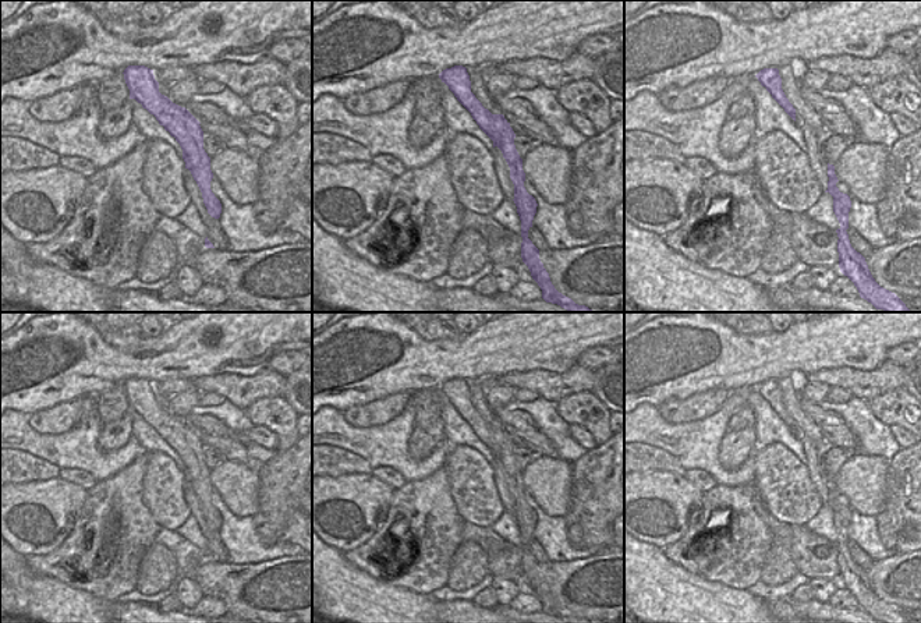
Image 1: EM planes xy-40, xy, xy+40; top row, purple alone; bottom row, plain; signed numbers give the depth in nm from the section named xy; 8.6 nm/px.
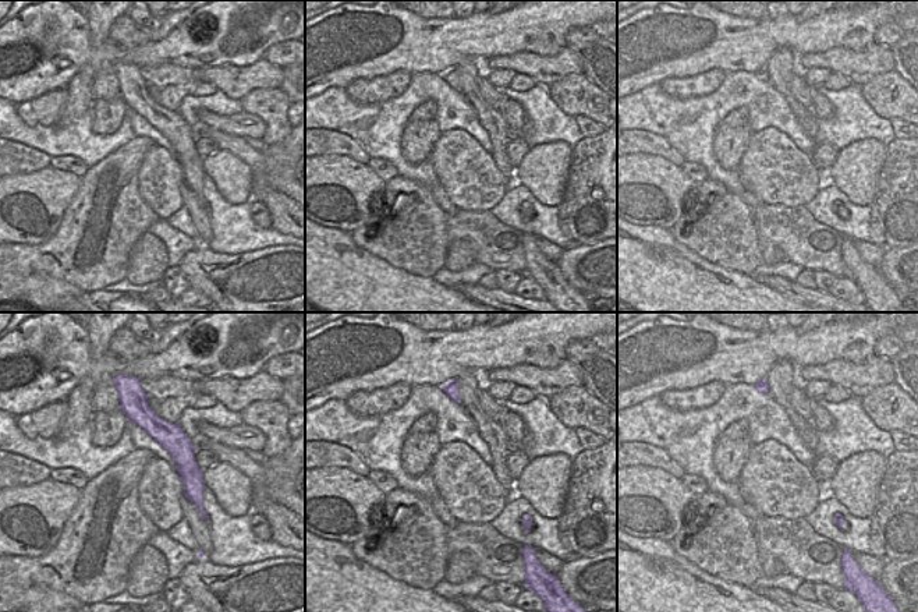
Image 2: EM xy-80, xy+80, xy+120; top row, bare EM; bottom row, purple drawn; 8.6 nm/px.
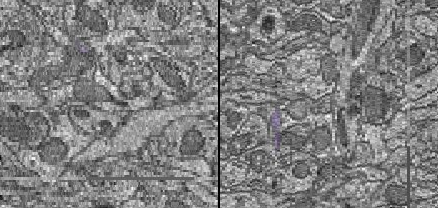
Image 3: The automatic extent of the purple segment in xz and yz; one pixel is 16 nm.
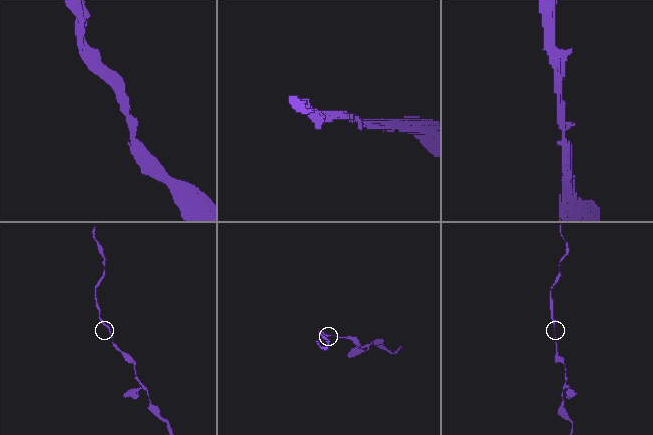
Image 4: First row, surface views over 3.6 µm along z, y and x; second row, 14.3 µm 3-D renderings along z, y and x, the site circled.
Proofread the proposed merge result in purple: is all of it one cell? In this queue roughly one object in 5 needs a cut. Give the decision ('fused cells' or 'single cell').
single cell

